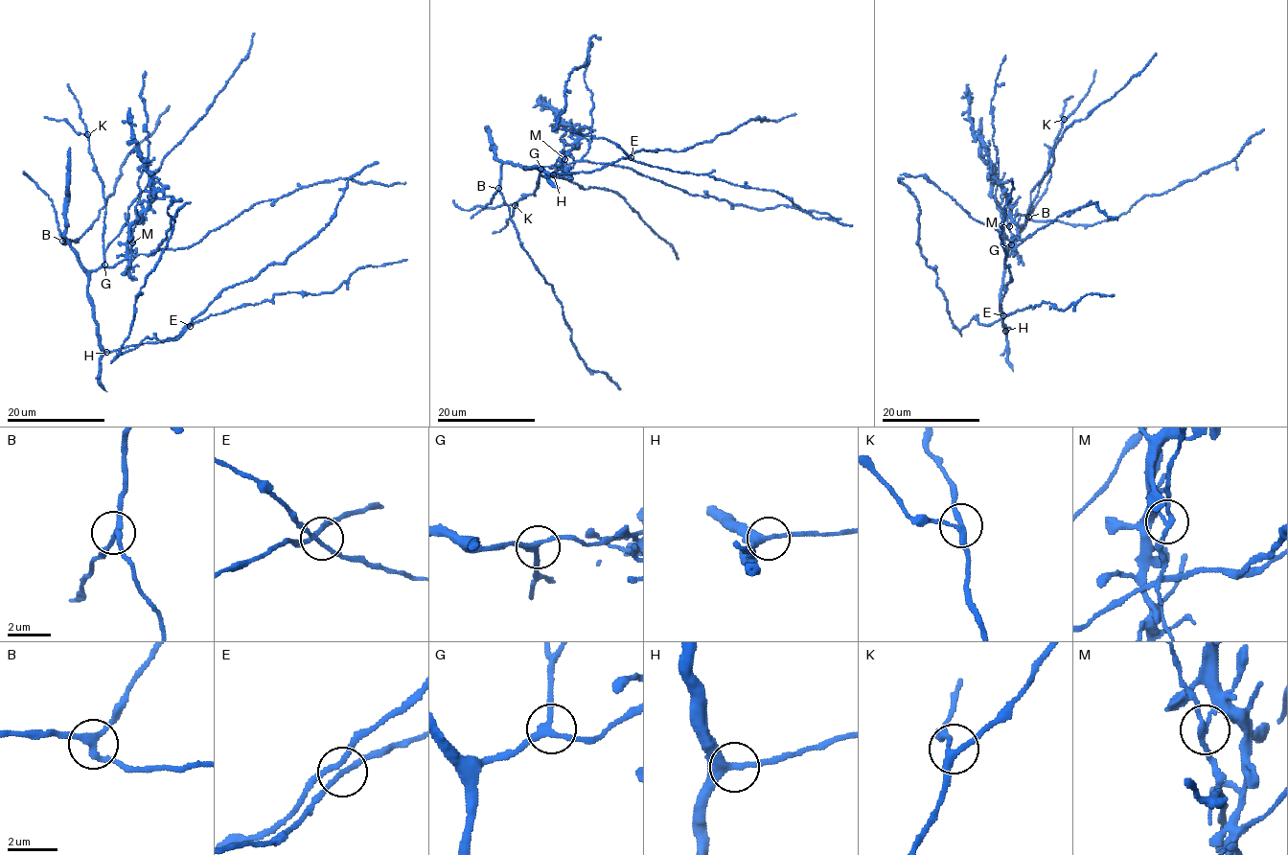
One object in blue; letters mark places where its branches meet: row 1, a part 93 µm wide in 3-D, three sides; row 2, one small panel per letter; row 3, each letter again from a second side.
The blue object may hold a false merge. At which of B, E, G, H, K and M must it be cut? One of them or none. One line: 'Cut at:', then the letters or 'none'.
Cut at: M

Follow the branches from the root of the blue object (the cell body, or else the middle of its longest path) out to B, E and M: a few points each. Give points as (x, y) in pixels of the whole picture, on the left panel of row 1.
B: (97, 322), (87, 292), (87, 272), (80, 264), (77, 251), (65, 239), (62, 241)
E: (97, 322), (98, 344), (105, 351), (169, 340), (190, 326)
M: (97, 322), (87, 292), (87, 277), (103, 266), (115, 266), (126, 260), (131, 253), (132, 243)

